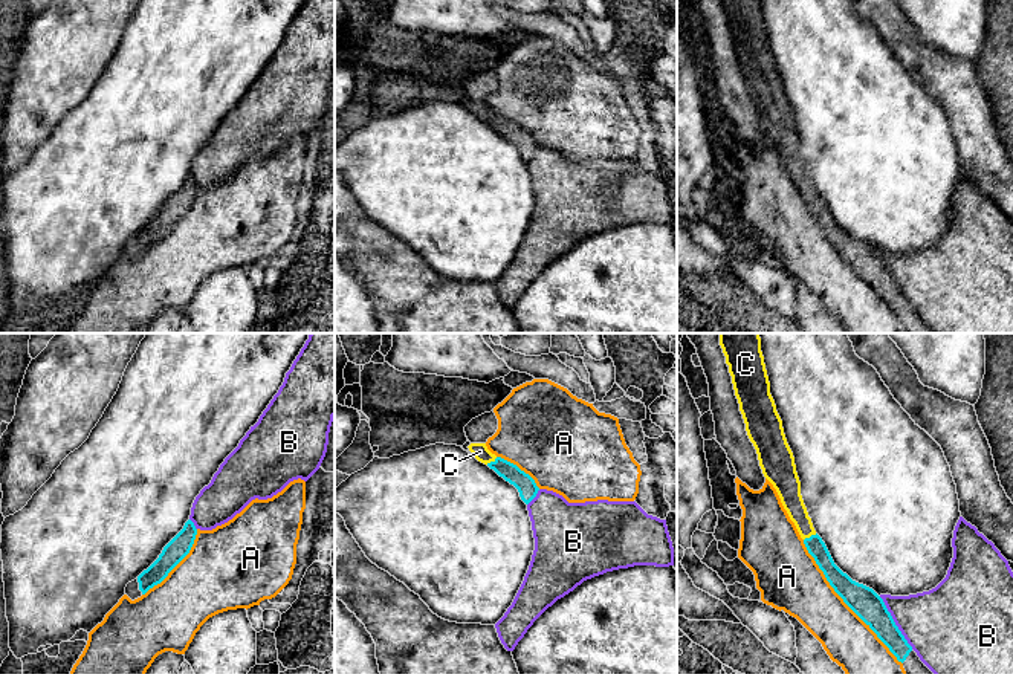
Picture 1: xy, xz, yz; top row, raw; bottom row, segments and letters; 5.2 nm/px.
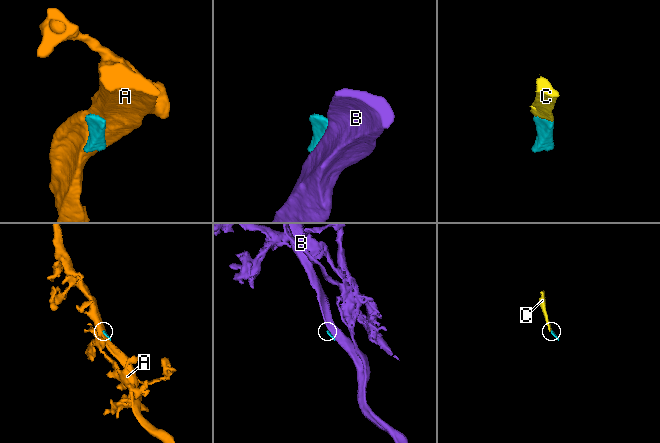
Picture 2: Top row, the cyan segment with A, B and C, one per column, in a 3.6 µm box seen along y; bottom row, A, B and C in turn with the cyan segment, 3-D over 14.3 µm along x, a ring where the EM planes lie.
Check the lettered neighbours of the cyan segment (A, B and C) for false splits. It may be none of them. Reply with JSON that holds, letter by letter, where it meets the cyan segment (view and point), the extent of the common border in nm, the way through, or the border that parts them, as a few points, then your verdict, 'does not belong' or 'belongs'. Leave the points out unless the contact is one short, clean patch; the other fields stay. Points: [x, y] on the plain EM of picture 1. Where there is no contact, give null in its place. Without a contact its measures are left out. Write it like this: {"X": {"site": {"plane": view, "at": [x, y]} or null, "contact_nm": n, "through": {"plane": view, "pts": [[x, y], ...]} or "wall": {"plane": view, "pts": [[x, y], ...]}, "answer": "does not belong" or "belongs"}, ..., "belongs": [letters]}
{"A": {"site": {"plane": "yz", "at": [844, 259]}, "contact_nm": 850, "answer": "does not belong"}, "B": {"site": {"plane": "yz", "at": [894, 280]}, "contact_nm": 340, "answer": "does not belong"}, "C": {"site": {"plane": "yz", "at": [812, 193]}, "contact_nm": 80, "through": {"plane": "yz", "pts": [[816, 205], [812, 193], [805, 187], [790, 153]]}, "answer": "belongs"}, "belongs": ["C"]}

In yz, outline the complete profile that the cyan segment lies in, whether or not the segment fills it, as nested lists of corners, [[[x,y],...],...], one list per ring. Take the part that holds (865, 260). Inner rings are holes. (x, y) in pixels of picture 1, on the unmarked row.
[[[720,0],[729,23],[746,89],[753,101],[764,134],[776,147],[808,211],[843,260],[877,292],[903,321],[906,333],[935,333],[908,301],[883,257],[869,245],[853,238],[833,219],[816,191],[801,153],[795,115],[782,78],[770,52],[761,0]]]

